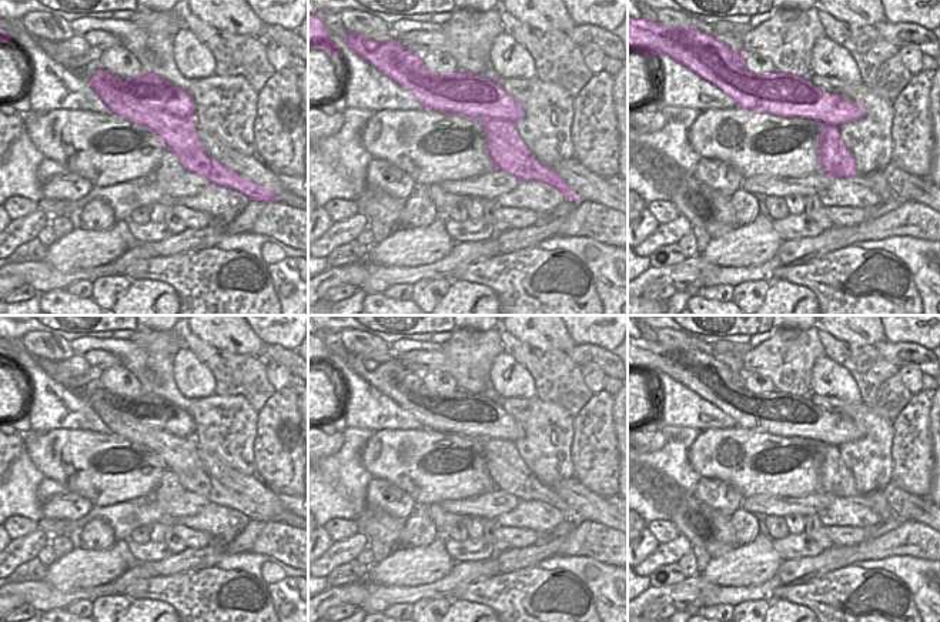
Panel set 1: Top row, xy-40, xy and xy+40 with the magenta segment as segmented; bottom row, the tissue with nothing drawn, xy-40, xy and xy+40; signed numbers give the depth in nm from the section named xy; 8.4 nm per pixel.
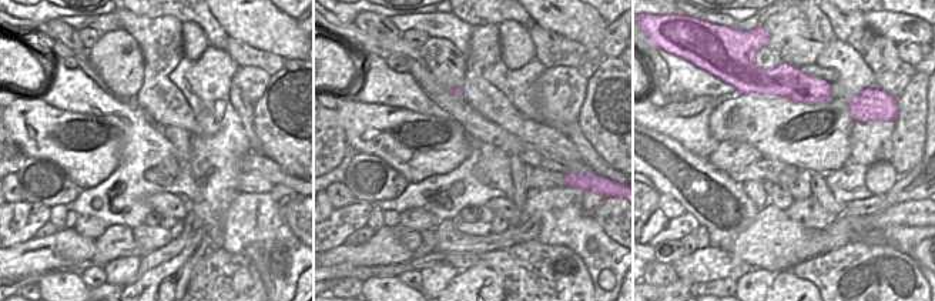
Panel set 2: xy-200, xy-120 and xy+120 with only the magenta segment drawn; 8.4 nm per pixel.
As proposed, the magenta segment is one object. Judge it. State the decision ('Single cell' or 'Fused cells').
Fused cells

